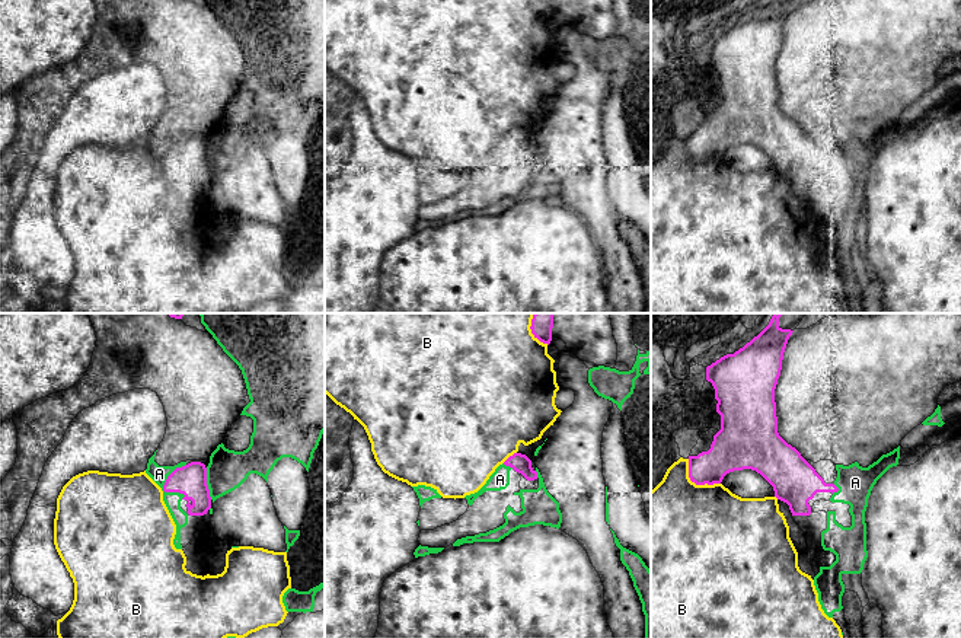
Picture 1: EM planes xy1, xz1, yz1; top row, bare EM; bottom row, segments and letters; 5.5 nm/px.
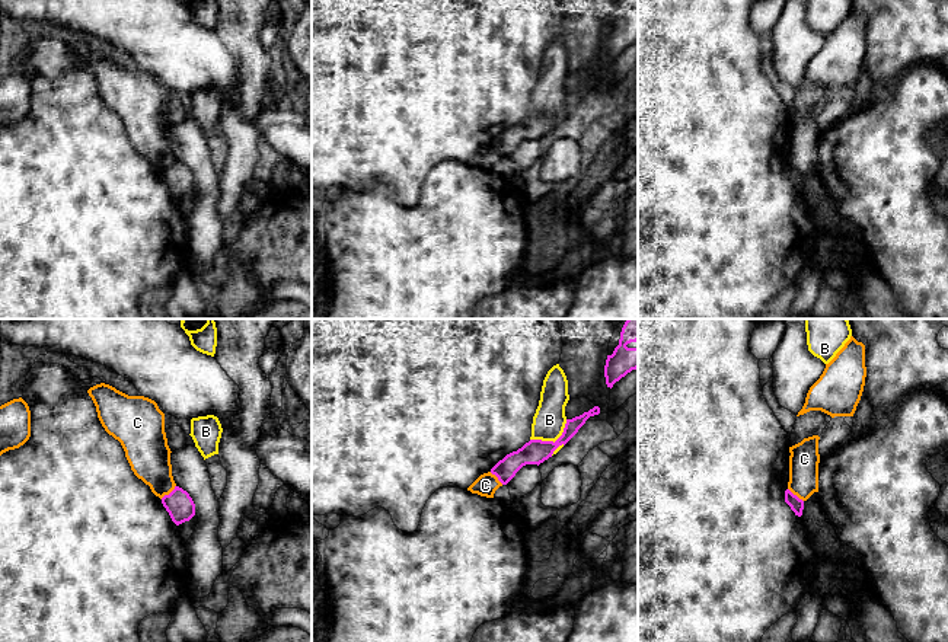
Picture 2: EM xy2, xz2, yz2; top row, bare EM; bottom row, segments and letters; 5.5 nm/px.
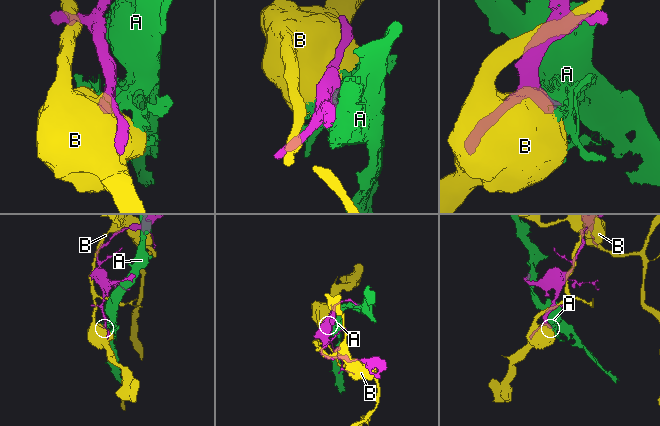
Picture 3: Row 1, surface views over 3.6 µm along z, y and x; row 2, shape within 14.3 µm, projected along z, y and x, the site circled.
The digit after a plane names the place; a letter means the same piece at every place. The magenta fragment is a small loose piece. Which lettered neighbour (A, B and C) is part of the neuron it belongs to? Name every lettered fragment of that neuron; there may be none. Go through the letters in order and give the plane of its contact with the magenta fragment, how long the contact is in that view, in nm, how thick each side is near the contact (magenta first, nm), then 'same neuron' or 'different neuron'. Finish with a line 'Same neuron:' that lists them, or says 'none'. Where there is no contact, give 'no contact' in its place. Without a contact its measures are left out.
A: contact in xy1; length 200 nm; calibres 180 and 100 nm; different neuron
B: contact in yz1; length 240 nm; calibres 220 and 480 nm; different neuron
C: contact in xy2; length 120 nm; calibres 150 and 240 nm; different neuron
Same neuron: none

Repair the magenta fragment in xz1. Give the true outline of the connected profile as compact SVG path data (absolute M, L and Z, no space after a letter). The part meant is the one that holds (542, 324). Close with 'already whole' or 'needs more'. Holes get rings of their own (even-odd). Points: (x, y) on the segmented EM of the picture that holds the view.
M534 313L531 319L531 334L543 344L550 344L553 328L553 313Z; already whole

